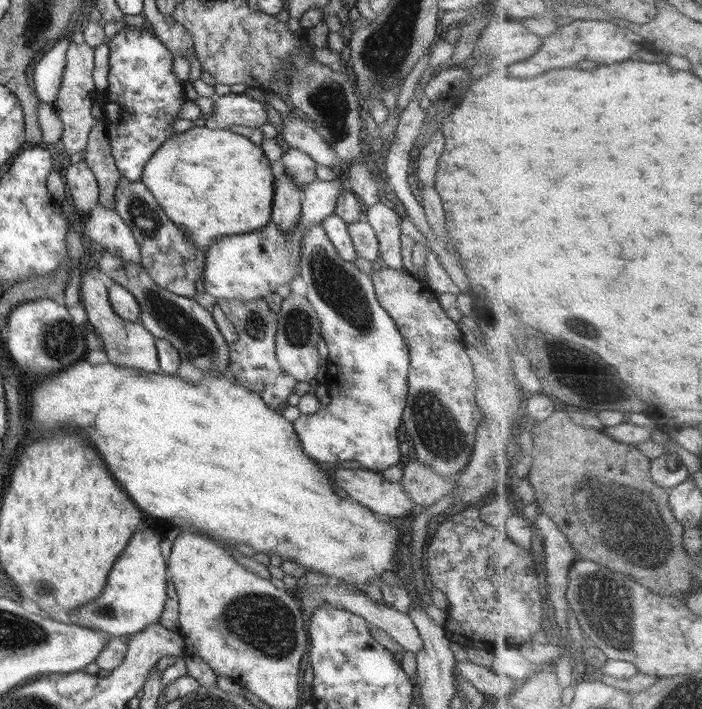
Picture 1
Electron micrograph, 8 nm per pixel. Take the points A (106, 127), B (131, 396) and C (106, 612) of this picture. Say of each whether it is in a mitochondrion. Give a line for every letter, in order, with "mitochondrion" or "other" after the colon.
A: other
B: other
C: mitochondrion

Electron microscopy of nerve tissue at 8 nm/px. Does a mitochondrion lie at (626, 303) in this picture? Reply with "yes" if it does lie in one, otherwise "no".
no

